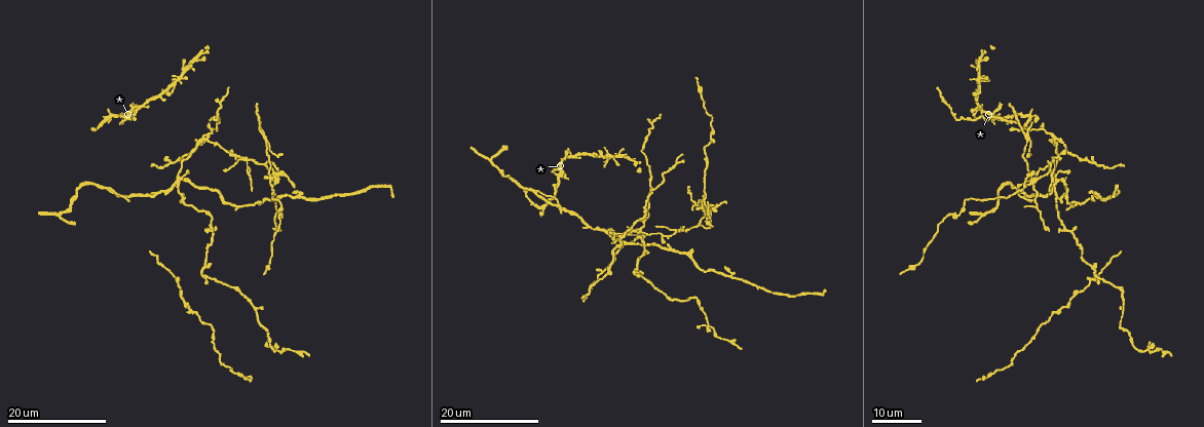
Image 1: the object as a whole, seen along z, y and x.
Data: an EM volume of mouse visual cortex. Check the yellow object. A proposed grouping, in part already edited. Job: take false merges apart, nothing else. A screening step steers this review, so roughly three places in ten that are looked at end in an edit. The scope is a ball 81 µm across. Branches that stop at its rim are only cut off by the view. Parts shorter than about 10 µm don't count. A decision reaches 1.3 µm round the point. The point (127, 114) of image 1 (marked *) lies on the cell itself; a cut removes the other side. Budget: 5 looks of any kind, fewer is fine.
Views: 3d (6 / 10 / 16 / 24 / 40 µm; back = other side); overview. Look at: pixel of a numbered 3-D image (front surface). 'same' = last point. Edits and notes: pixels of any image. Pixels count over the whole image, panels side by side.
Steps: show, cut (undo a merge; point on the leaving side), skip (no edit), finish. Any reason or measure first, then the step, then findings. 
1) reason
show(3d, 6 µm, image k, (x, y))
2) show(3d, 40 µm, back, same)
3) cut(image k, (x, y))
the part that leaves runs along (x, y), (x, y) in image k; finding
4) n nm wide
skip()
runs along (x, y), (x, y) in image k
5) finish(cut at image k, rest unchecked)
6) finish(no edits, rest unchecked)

three arms meet
show(3d, 24 µm, image 1, (261, 165))

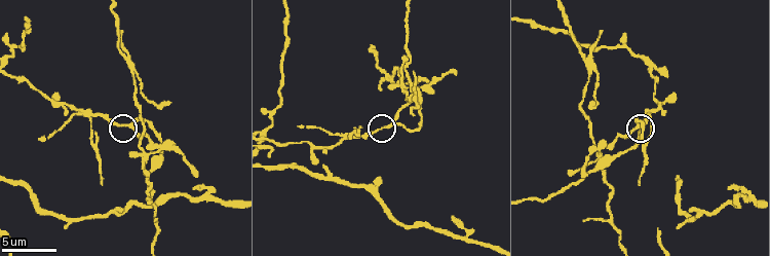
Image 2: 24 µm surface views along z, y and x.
closer look
show(3d, 6 µm, image 2, (383, 127))

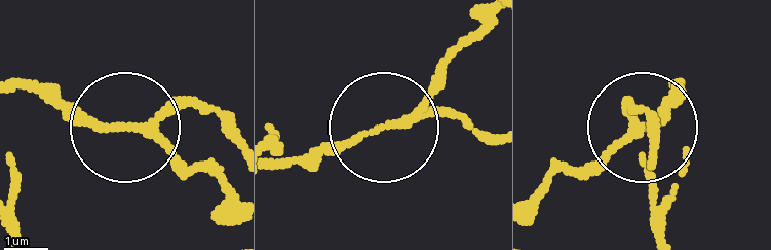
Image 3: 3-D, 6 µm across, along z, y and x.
cut(image 3, (184, 169))
the part that leaves runs along (153, 133), (227, 195) in image 3; two cells meet here

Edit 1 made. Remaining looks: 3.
calibre changes
show(3d, 10 µm, image 2, (653, 109))

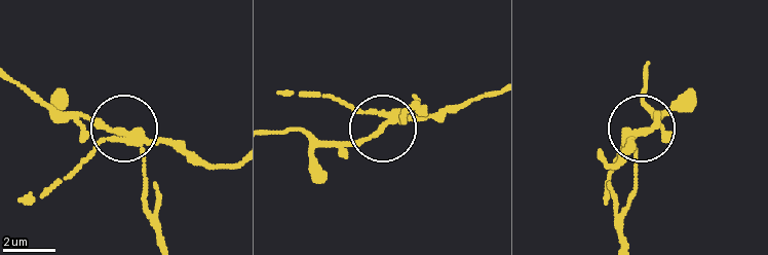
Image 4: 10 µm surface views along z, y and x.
3 arms
cut(image 4, (104, 124))
two cells meet here

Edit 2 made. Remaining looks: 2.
finish(cut at image 3, cut at image 4, rest unchecked)

